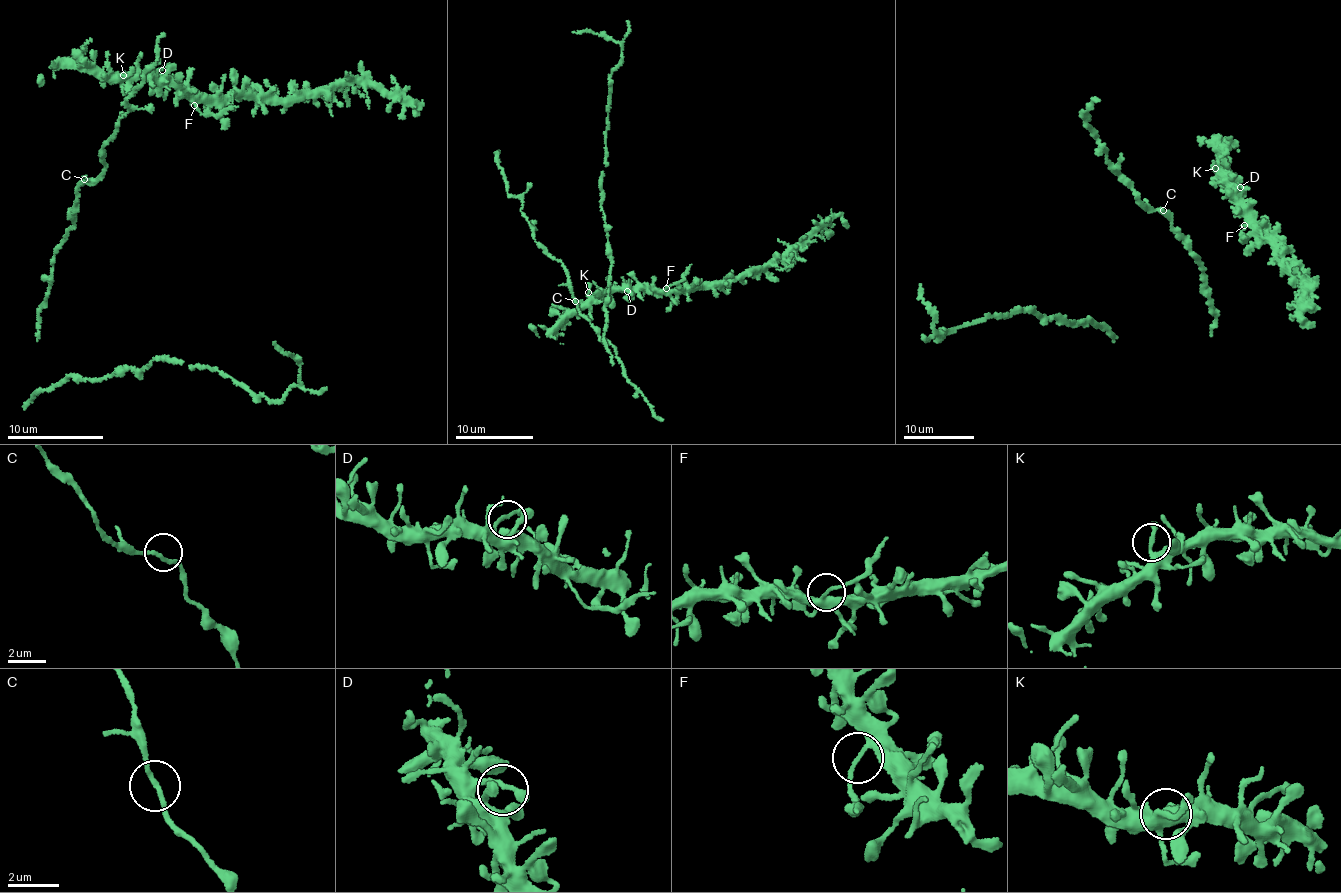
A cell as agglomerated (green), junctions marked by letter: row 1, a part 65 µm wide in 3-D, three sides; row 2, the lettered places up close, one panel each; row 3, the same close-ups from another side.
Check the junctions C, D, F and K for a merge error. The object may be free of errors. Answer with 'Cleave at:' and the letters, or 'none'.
Cleave at: F

